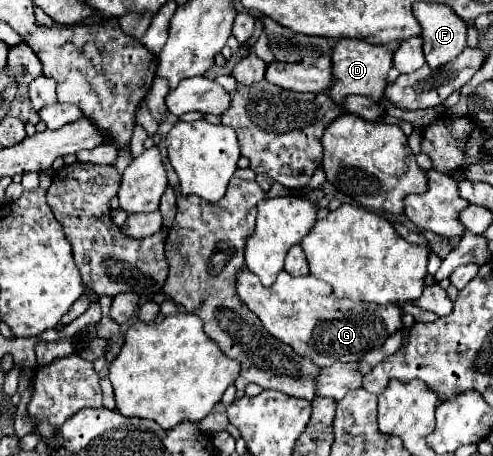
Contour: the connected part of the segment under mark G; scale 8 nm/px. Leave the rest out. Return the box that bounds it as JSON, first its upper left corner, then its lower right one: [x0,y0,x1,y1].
[238,268,402,366]

